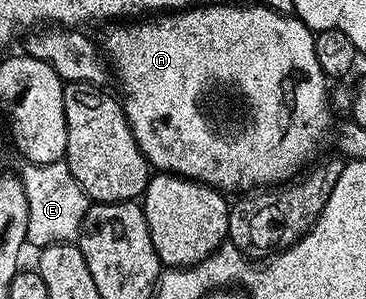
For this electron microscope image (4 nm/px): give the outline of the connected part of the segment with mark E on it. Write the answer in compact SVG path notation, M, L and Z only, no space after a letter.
M61 159L49 163L33 163L20 170L19 176L29 204L29 224L26 228L28 244L42 249L45 246L76 242L91 201L69 171L67 163Z

